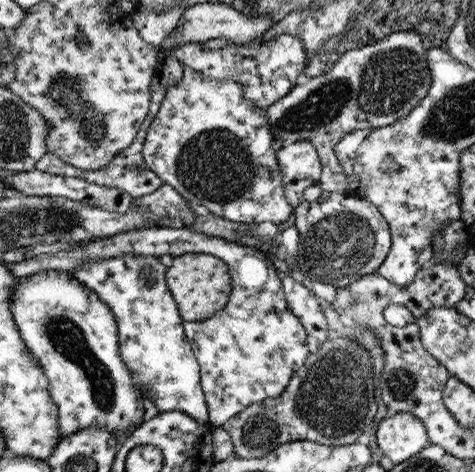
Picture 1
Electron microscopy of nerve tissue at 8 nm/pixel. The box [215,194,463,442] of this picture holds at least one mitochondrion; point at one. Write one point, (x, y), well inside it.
(331, 398)

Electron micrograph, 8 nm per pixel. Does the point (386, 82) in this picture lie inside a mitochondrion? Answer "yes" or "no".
yes

